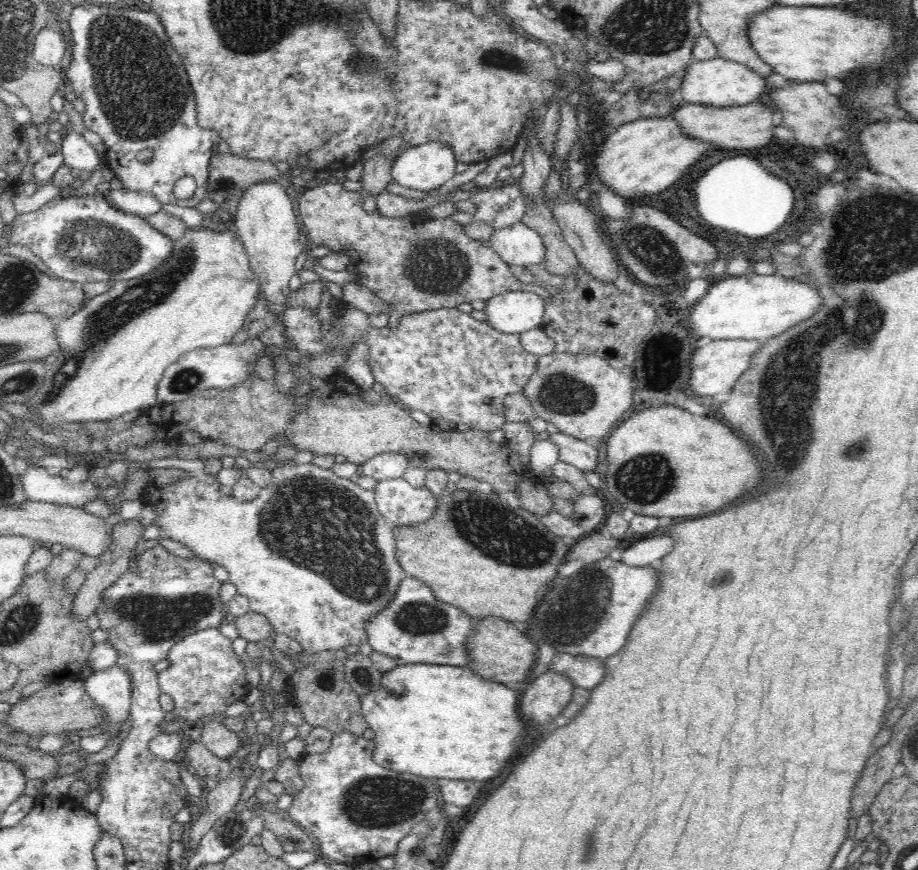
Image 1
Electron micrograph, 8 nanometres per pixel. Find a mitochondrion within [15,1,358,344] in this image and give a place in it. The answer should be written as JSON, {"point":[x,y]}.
{"point":[142,93]}

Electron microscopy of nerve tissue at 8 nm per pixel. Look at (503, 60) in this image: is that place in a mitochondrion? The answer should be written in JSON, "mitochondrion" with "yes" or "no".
{"mitochondrion":"yes"}

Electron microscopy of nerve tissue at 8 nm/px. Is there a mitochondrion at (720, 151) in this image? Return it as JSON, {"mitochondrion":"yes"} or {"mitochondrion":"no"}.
{"mitochondrion":"no"}

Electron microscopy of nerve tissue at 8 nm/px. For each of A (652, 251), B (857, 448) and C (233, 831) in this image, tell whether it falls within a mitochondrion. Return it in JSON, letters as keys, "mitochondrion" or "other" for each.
{"A":"mitochondrion","B":"mitochondrion","C":"mitochondrion"}

